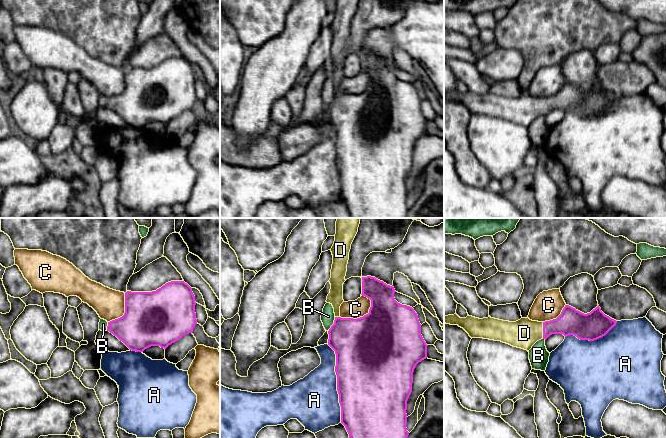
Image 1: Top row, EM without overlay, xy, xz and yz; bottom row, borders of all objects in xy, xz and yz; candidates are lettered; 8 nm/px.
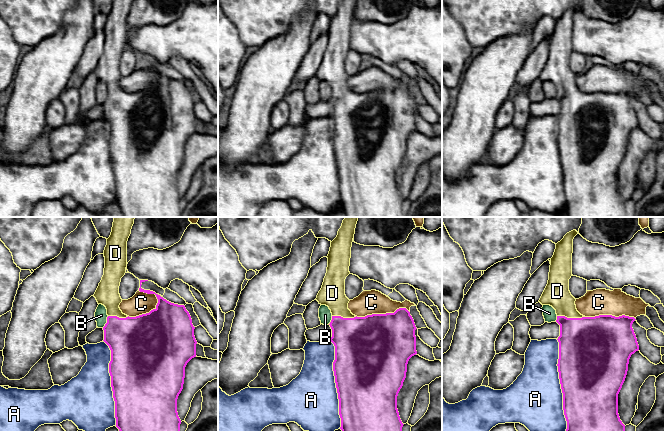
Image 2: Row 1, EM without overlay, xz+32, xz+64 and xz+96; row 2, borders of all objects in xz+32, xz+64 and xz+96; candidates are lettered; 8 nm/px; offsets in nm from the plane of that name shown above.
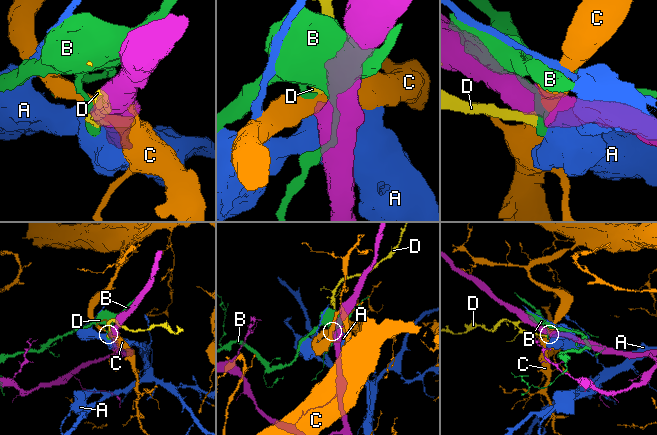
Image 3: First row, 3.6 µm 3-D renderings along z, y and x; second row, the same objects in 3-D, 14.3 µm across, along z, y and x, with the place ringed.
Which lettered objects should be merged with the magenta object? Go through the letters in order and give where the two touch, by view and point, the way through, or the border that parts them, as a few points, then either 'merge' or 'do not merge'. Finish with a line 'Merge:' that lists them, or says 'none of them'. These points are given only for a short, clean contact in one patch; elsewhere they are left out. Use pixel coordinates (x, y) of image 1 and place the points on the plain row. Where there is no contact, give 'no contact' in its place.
A: contact xz (337, 159); do not merge
B: contact xz (333, 100); do not merge
C: contact xz (360, 93); do not merge
D: contact yz (543, 106); way yz (571, 97), (543, 106), (524, 109); merge
Merge: D

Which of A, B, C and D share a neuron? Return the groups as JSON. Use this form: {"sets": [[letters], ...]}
{"sets": [["A"], ["B"], ["C"], ["D"]]}

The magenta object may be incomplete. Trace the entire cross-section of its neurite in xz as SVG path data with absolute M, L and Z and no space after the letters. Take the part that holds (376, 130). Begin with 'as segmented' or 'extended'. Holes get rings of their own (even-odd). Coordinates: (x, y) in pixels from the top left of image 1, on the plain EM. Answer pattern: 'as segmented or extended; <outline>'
extended; M336 0L335 17L331 24L333 40L331 45L330 69L327 79L334 84L334 100L328 107L328 121L335 127L337 167L341 182L341 199L345 202L351 218L407 218L407 177L412 168L413 148L416 141L427 134L427 120L421 111L421 100L417 89L394 74L393 61L387 61L375 53L362 53L362 72L371 76L369 89L363 93L341 94L340 82L343 76L343 59L346 57L347 40L351 20L358 8L359 0Z

